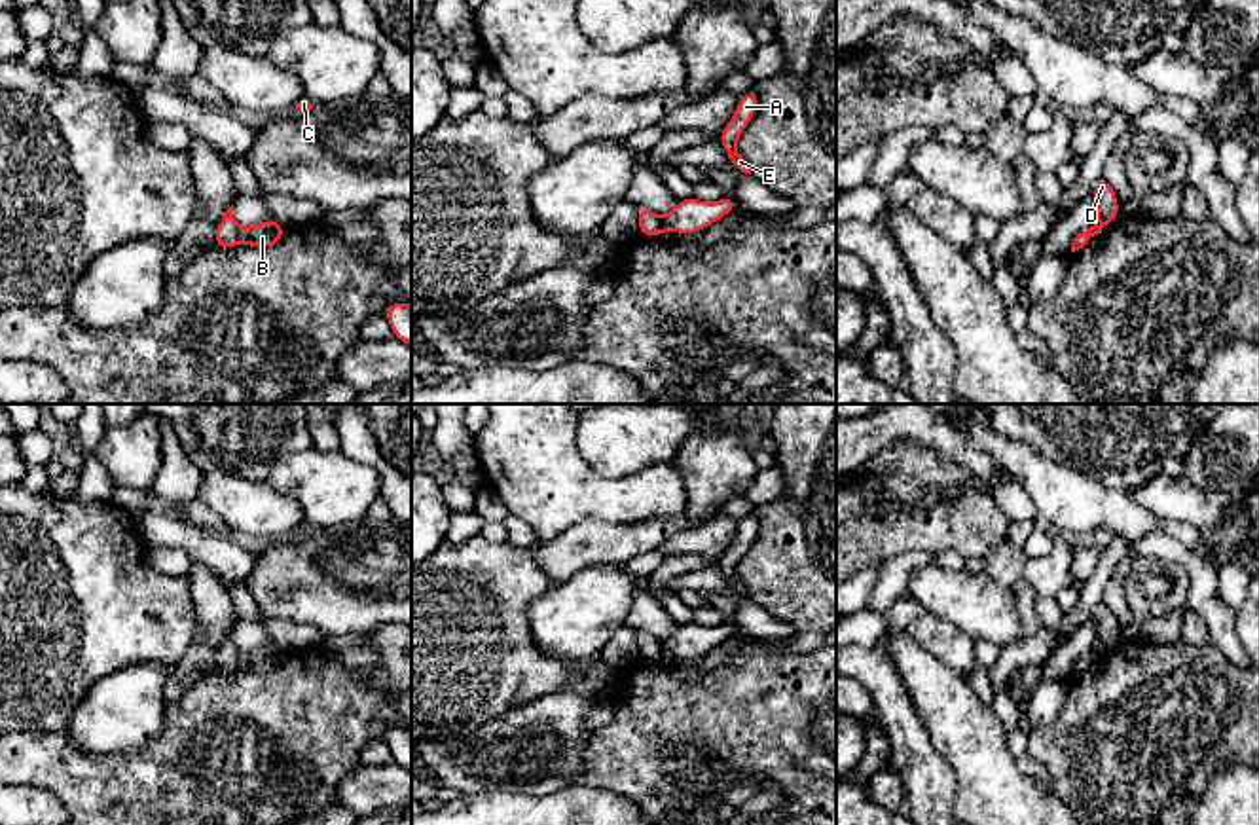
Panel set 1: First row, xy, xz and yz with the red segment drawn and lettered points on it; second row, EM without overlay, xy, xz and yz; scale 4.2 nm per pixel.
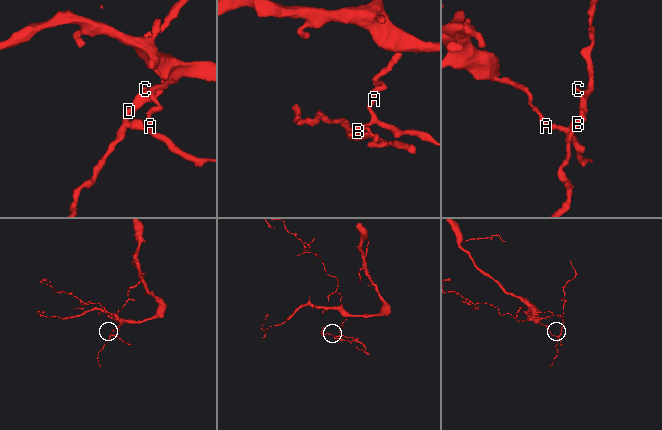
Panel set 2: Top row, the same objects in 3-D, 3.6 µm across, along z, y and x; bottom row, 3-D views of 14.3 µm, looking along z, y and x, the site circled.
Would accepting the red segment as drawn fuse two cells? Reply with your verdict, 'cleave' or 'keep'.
cleave

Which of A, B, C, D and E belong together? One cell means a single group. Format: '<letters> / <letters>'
A B E / C D

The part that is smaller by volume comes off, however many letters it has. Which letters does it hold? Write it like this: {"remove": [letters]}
{"remove": ["C", "D"]}

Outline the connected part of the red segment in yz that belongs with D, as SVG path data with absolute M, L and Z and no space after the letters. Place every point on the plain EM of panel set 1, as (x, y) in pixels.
M1104 601L1096 605L1092 620L1096 622L1098 637L1094 649L1086 654L1088 664L1102 658L1109 647L1121 643L1117 616Z

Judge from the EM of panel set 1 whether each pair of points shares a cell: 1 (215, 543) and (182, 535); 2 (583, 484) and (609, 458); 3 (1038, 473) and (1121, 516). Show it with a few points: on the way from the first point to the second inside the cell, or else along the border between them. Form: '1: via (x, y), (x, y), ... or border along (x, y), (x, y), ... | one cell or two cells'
1: via (207, 543), (198, 543), (190, 537) | one cell
2: border along (577, 429), (577, 450), (600, 475), (639, 471) | two cells
3: via (1058, 494), (1068, 503), (1100, 509) | one cell

